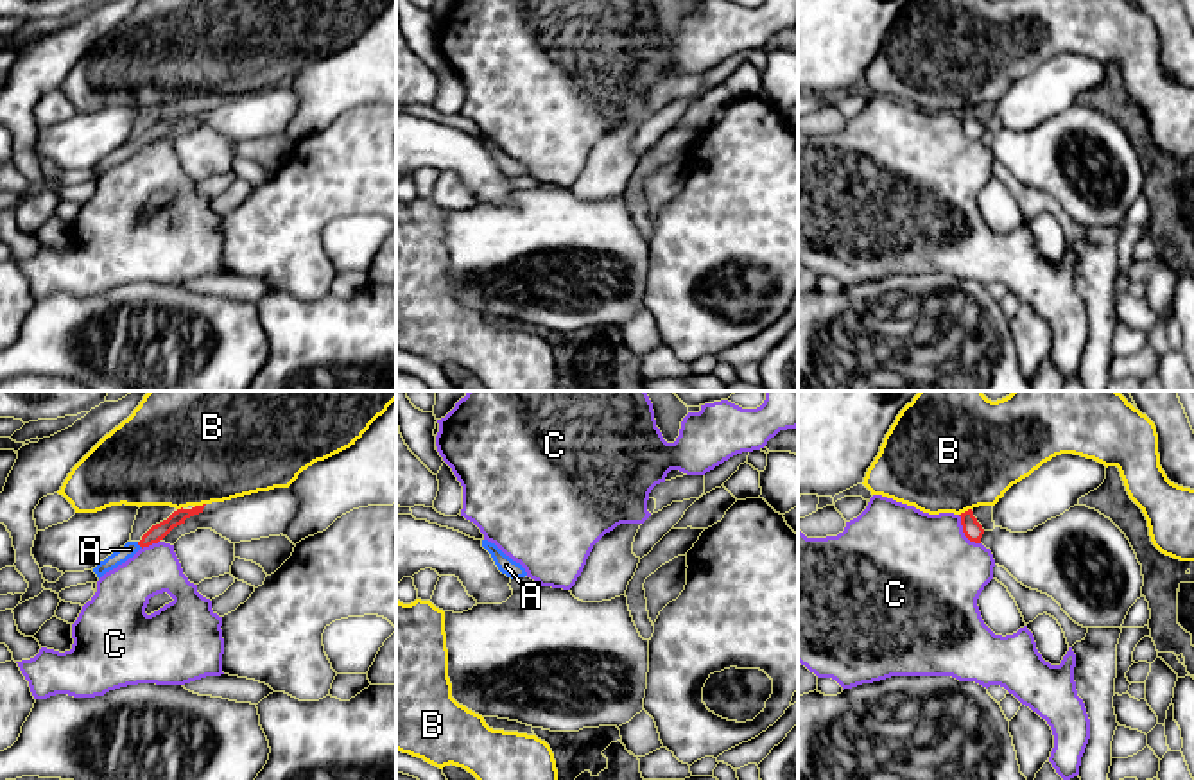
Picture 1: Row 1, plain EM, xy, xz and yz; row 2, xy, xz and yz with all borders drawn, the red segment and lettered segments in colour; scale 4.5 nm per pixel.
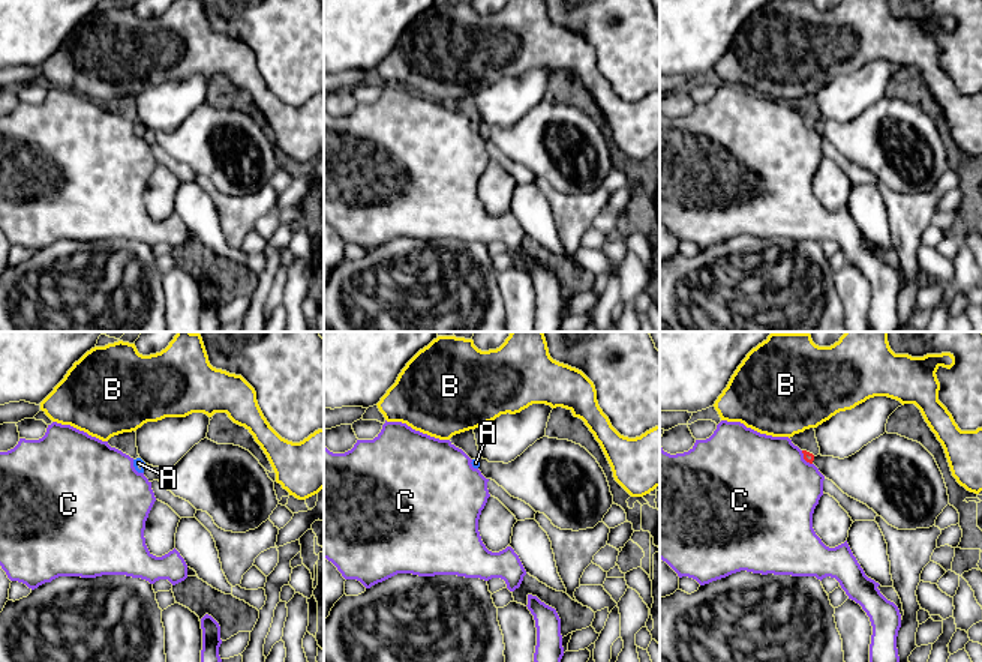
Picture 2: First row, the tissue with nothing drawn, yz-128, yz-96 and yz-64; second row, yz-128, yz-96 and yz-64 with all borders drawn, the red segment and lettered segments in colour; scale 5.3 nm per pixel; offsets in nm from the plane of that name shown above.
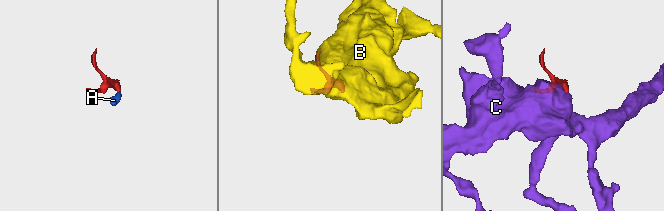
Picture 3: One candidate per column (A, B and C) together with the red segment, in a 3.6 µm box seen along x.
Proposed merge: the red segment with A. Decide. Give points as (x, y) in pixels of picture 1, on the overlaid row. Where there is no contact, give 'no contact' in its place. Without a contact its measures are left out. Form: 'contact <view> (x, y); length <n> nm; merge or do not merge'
contact xy (140, 546); length 40 nm; merge

